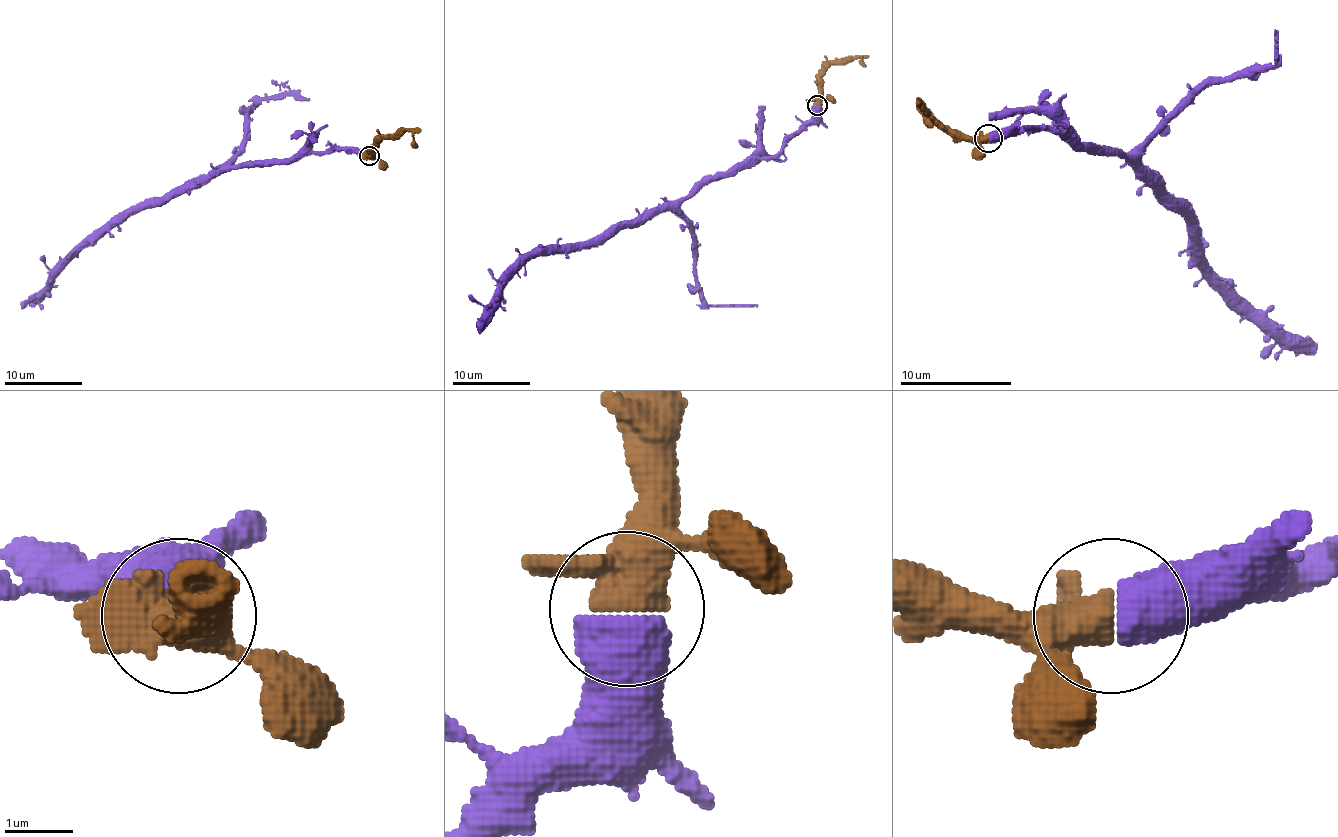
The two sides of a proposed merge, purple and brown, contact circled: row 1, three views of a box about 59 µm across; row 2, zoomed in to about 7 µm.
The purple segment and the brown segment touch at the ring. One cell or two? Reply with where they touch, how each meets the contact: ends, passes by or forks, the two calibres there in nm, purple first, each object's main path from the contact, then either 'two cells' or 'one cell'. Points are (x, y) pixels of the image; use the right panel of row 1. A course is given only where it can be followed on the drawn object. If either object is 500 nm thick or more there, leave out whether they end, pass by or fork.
at (988, 138); 850 nm thick on the purple side, 500 nm on the other; purple runs (990, 139), (1054, 130), (1071, 144), (1112, 147), (1179, 211), (1188, 222), (1190, 245), (1235, 295), (1316, 353); brown runs (987, 139), (953, 139), (920, 103), (917, 111), (931, 128); one cell

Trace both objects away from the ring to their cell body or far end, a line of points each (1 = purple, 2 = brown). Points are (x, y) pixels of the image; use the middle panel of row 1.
1: (818, 106), (769, 157), (746, 157), (674, 201), (593, 238), (546, 246), (512, 277), (481, 333)
2: (818, 104), (818, 81), (831, 64), (845, 64), (860, 56), (864, 66)

